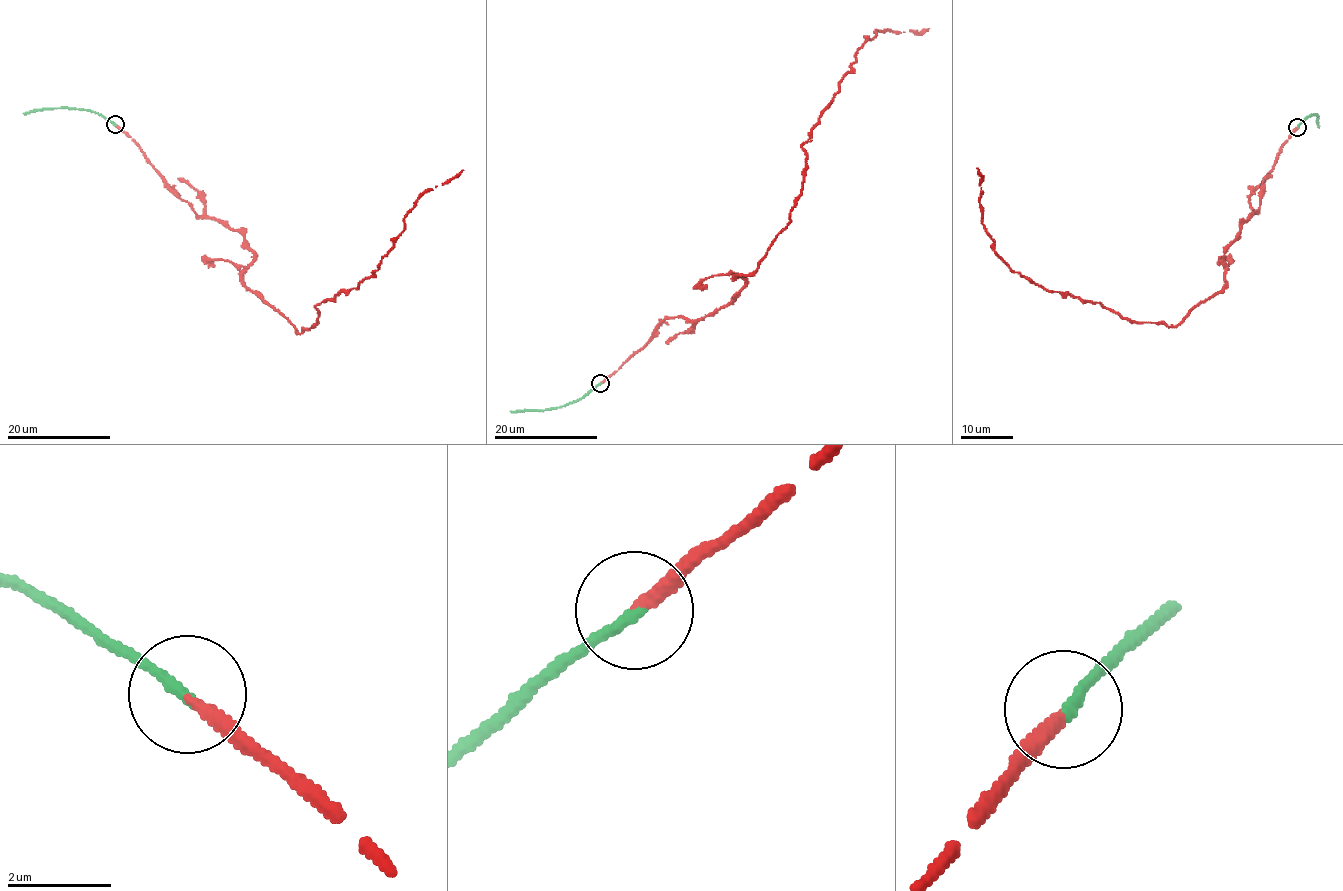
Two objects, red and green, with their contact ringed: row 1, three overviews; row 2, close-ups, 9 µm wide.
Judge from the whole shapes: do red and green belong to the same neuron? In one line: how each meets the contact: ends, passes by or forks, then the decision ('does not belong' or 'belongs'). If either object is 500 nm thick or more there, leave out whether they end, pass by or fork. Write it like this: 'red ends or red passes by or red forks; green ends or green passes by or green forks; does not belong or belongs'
red ends; green ends; belongs

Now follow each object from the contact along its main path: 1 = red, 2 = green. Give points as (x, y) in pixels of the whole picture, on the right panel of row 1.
1: (1298, 126), (1249, 194), (1226, 285), (1176, 326), (1010, 269), (977, 168)
2: (1298, 126), (1316, 114), (1317, 127)

